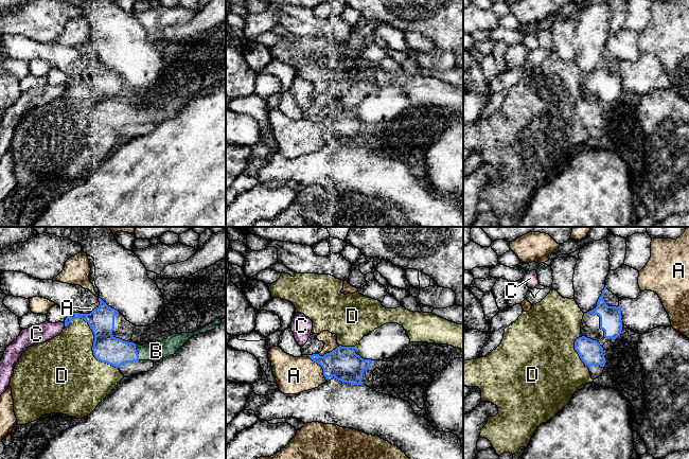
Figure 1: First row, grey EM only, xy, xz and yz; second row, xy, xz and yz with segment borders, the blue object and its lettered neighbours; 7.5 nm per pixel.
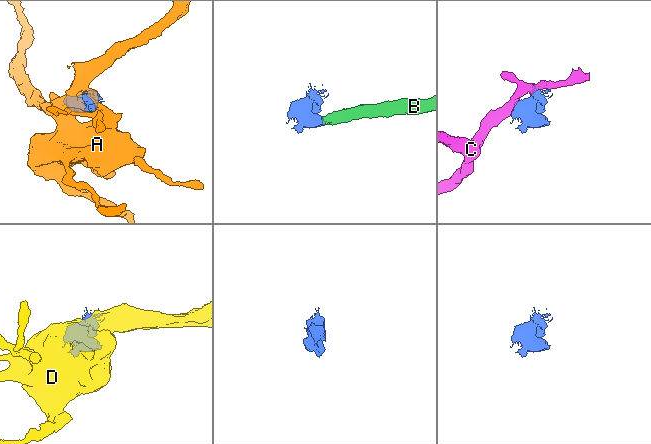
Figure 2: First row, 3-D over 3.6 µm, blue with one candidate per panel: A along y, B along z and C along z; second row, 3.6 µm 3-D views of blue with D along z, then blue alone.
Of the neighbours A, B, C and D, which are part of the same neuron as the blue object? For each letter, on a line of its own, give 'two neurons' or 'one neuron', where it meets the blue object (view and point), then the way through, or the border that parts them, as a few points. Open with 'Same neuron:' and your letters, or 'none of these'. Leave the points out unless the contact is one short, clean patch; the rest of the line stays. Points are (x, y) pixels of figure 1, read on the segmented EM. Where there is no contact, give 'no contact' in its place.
Same neuron: B
A: two neurons; meets blue in xz at (320, 365)
B: one neuron; meets blue in xy at (137, 352); runs through xy (107, 349), (116, 352), (137, 352), (156, 351)
C: two neurons; meets blue in xy at (65, 324); border along xy (64, 322), (65, 325)
D: two neurons; meets blue in xy at (94, 340)

